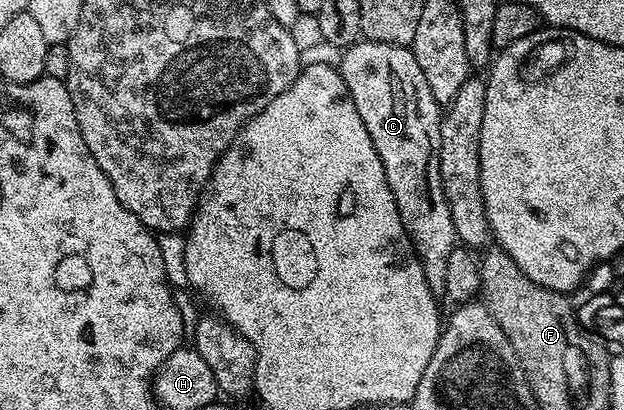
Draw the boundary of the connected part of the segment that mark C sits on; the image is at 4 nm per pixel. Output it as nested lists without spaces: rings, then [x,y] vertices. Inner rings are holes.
[[[364,39],[353,43],[351,47],[343,48],[341,55],[344,56],[338,62],[340,76],[354,101],[358,117],[362,117],[366,125],[366,133],[370,133],[370,141],[374,141],[374,149],[382,161],[382,169],[386,169],[386,181],[390,185],[390,193],[394,193],[398,217],[402,217],[402,225],[412,248],[416,250],[422,273],[426,273],[426,281],[433,293],[443,292],[446,285],[447,257],[452,248],[457,246],[458,240],[440,176],[441,104],[436,102],[430,85],[426,85],[426,77],[422,69],[418,69],[418,61],[408,47]]]

